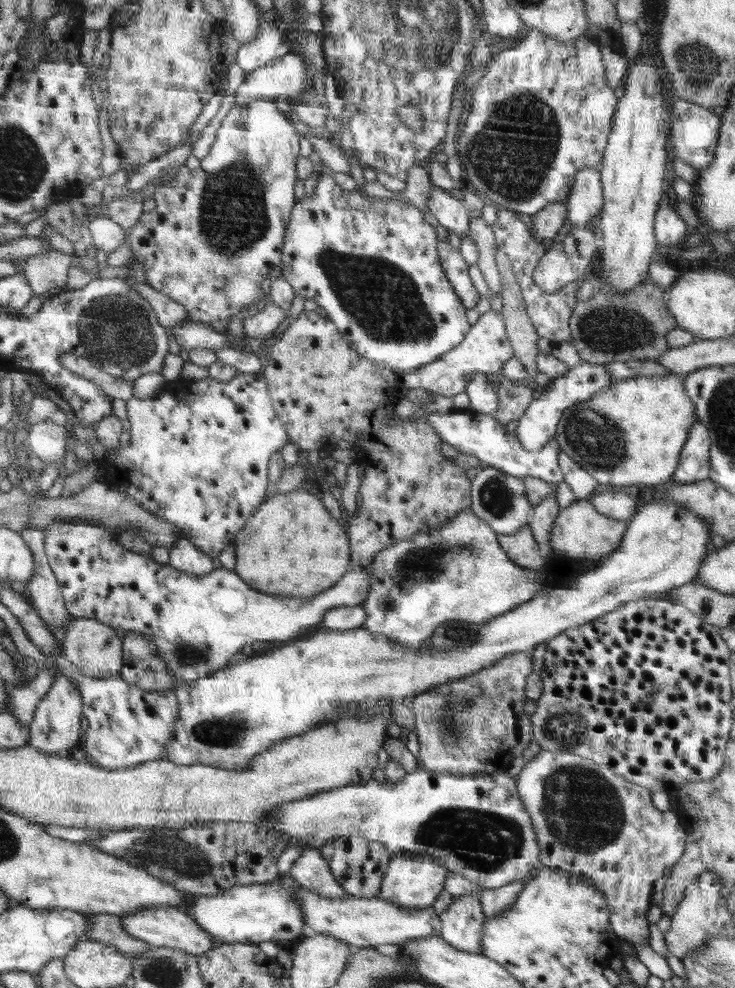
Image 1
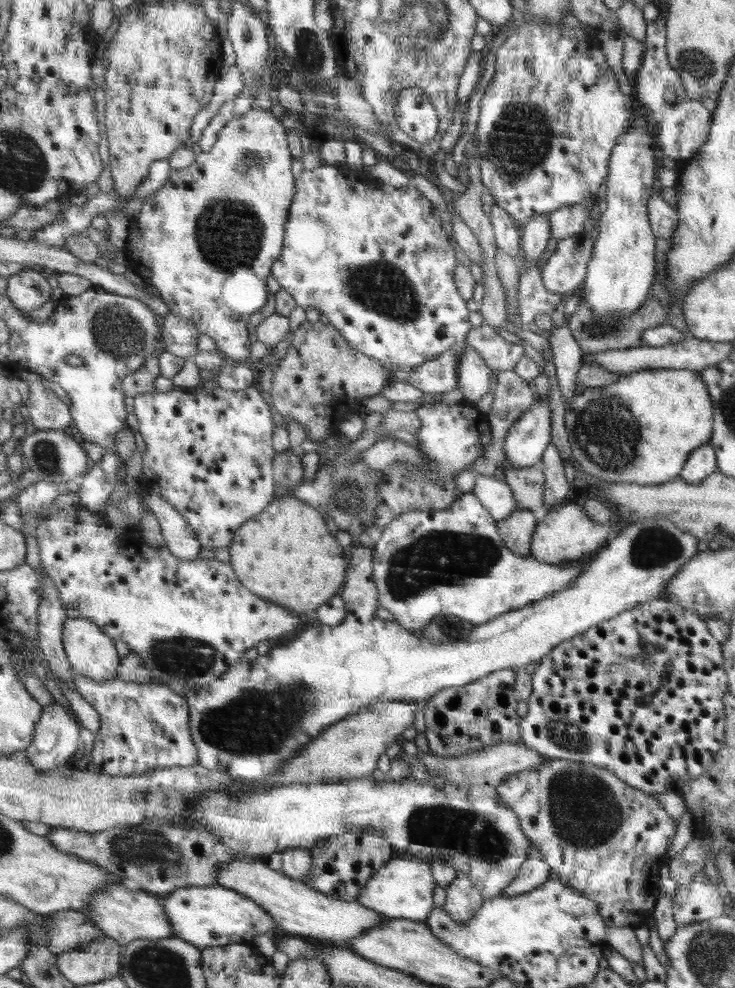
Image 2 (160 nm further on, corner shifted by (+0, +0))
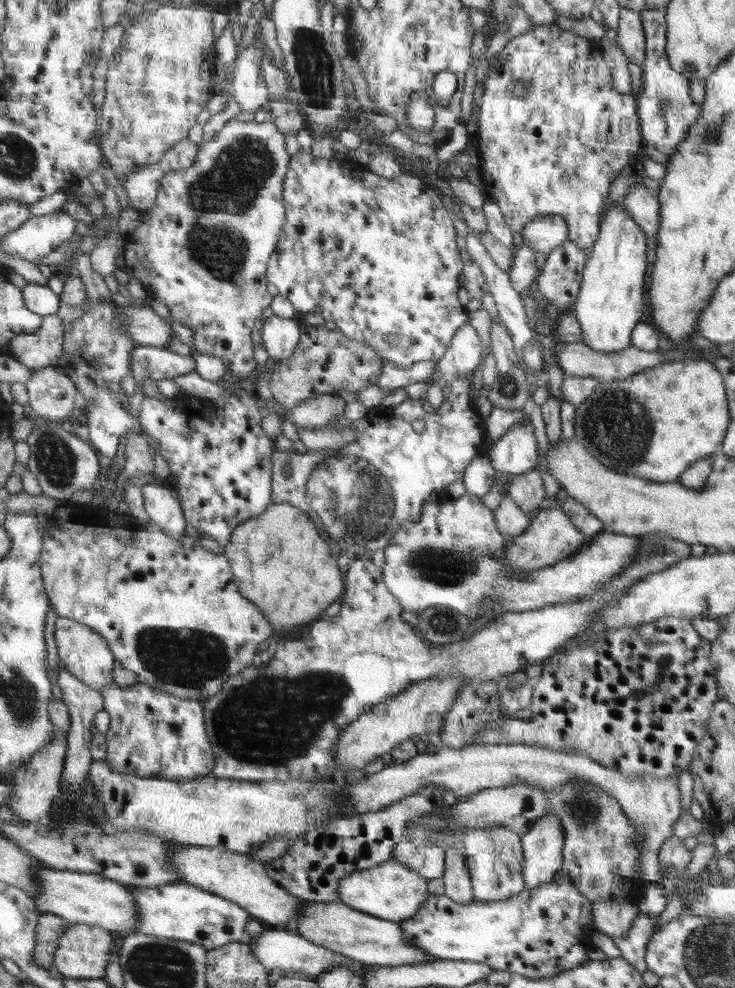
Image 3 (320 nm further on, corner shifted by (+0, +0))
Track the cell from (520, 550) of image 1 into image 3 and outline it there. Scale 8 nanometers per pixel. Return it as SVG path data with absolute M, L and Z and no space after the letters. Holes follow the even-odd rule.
M507 491L503 494L503 499L495 511L494 517L499 533L507 540L524 533L528 525L531 524L527 512L518 506Z

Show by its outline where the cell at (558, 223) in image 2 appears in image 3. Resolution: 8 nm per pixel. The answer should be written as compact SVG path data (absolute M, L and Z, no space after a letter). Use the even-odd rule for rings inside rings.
M548 214L536 218L521 233L523 244L536 252L548 254L567 240L568 223L562 217Z

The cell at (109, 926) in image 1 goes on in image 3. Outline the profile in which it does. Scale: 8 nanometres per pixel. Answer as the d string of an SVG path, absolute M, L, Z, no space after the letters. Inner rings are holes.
M41 913L36 925L36 942L33 950L33 959L42 968L53 965L55 950L58 948L59 938L63 932L72 926L62 917L52 913Z

